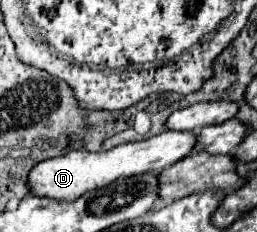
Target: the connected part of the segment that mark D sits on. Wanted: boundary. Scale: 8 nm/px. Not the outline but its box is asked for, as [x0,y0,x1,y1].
[29,130,197,200]

